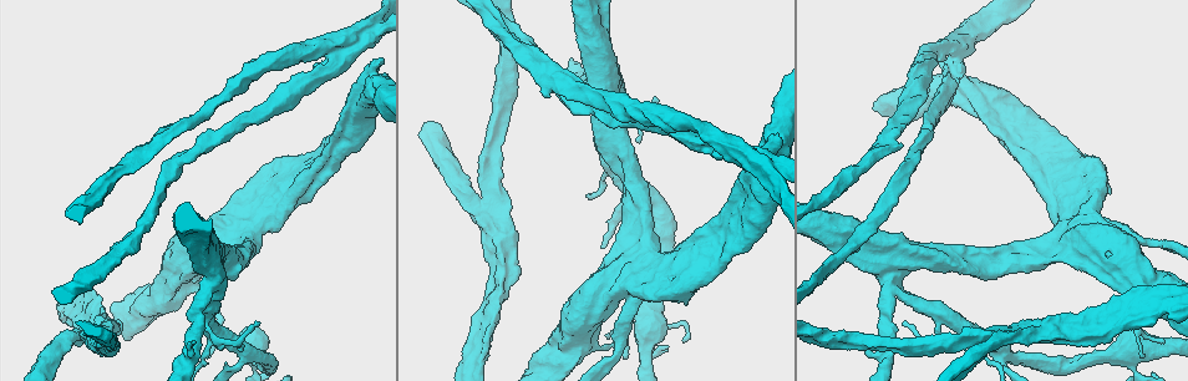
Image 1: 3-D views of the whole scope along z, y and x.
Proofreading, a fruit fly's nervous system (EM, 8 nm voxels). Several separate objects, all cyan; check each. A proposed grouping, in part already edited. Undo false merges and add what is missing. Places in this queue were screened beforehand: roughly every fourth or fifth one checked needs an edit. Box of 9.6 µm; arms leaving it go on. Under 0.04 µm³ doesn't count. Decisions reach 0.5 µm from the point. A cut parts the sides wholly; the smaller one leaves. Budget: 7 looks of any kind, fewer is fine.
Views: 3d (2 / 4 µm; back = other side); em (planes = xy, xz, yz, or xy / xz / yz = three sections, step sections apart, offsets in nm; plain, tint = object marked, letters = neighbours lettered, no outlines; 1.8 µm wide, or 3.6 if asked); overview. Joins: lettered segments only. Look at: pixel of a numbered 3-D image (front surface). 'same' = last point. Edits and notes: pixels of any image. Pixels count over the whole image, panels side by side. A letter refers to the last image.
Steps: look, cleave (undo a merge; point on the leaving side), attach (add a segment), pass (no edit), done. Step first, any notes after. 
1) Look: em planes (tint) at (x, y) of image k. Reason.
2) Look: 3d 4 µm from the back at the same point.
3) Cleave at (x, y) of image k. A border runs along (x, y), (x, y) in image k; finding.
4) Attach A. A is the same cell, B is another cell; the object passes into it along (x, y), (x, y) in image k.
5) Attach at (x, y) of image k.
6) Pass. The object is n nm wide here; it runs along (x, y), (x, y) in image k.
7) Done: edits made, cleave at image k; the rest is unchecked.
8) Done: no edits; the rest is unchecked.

Look: em yz step 8 (tint) at (637, 299) of image 1. Calibre changes.

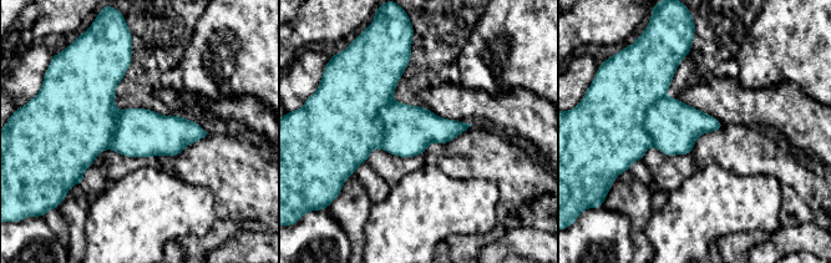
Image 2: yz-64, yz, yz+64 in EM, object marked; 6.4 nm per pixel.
Look: em xz step 4 (tint) at the same point. Another direction.

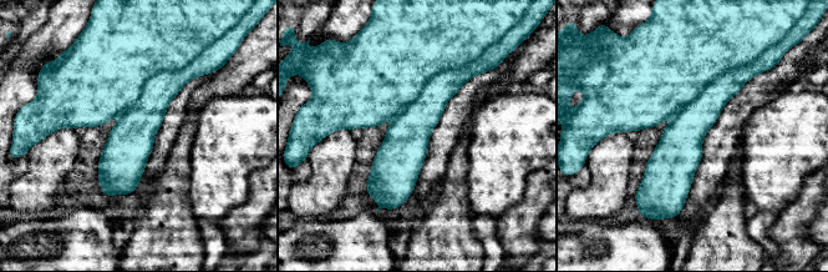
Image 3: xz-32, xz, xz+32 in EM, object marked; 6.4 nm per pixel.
Look: em xz step 4 (letters) at the same point.

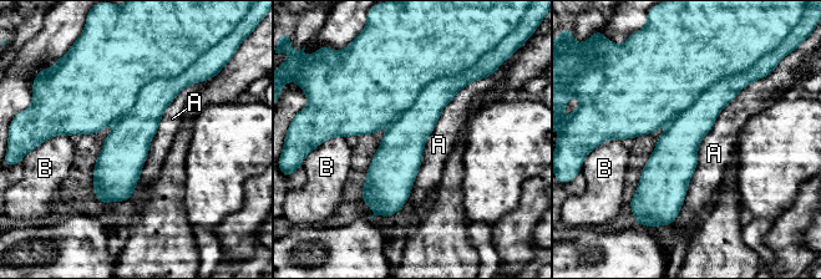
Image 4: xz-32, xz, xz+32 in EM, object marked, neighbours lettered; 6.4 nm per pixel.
Cleave at (141, 122) of image 4. A and B are other cells; the part that leaves runs along (456, 80), (408, 133), (386, 209) in image 4; two cells meet here.

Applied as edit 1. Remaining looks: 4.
Look: overview. See it whole again.

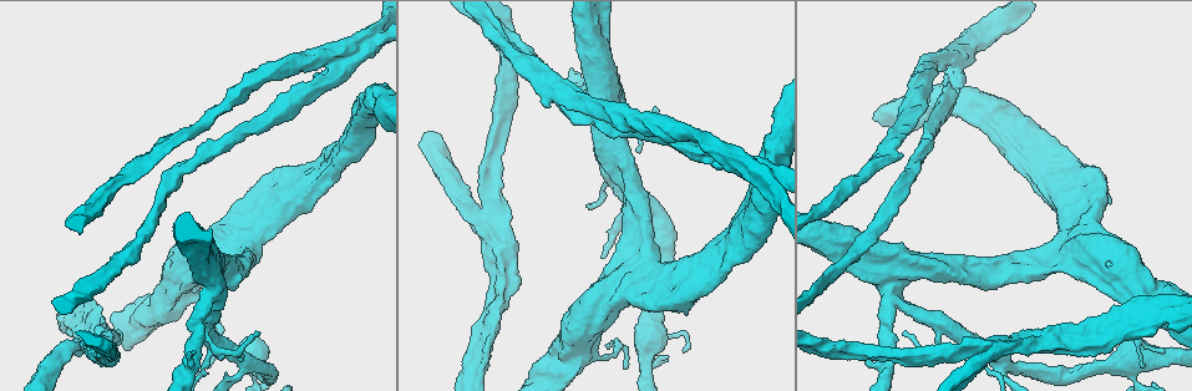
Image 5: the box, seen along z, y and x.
Look: em planes (tint) at (485, 336) of image 5. Branch point.

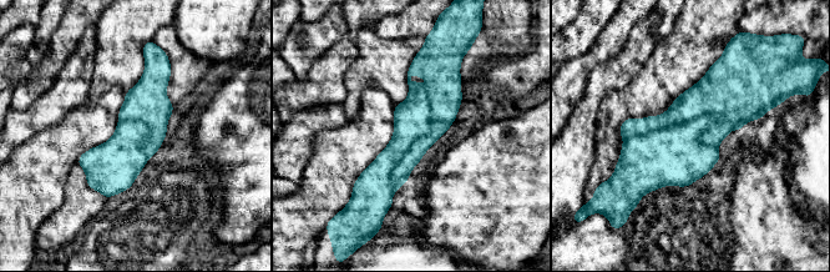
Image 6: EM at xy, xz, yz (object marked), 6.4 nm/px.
Look: em planes (letters) at the same point. What lies round it.

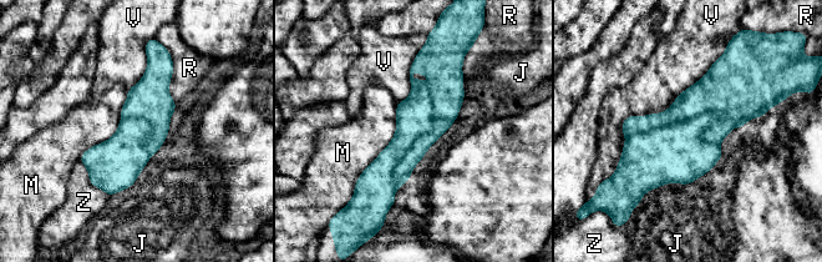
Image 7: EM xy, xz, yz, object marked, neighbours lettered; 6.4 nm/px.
Cleave at (673, 154) of image 7. The longest contact is with V, 1050 nm; J, M, R, V and Z are other cells; a border runs along (719, 115), (699, 114), (642, 132) in image 7; a second cell is stuck on.

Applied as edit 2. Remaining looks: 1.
Done: edits made, cleave at image 4, cleave at image 7; the rest is unchecked.

